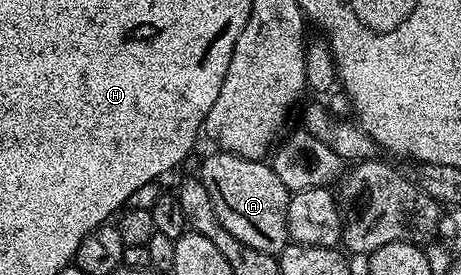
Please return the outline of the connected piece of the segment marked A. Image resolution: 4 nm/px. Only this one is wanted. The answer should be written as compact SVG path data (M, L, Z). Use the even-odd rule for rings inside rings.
M215 150L200 160L198 179L210 194L210 206L218 214L218 222L248 248L276 256L289 244L288 188L274 174L271 163L236 156L233 152Z

